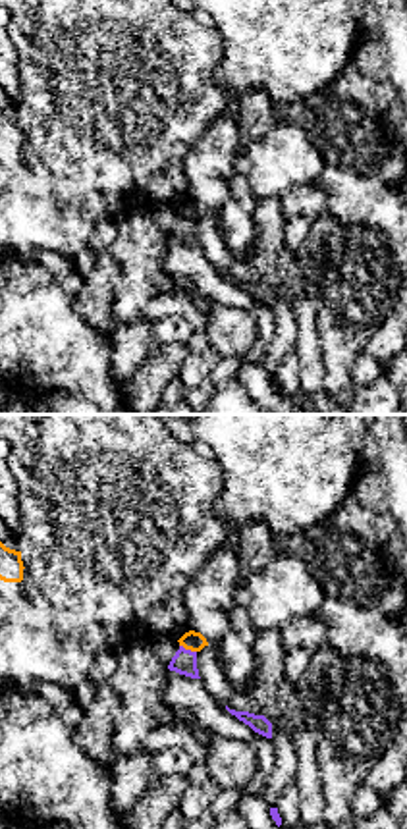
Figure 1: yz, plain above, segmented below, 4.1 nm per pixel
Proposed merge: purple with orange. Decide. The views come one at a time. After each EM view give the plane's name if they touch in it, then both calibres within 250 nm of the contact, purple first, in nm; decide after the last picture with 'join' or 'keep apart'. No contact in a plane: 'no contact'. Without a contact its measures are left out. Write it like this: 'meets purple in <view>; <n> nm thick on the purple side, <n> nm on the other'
meets purple in yz; 100 nm thick on the purple side, 80 nm on the other

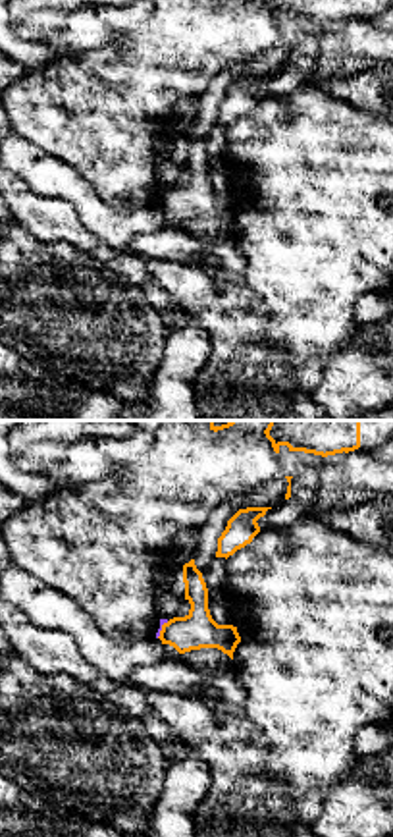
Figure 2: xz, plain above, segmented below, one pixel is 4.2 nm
meets purple in xz; 20 nm thick on the purple side, 150 nm on the other

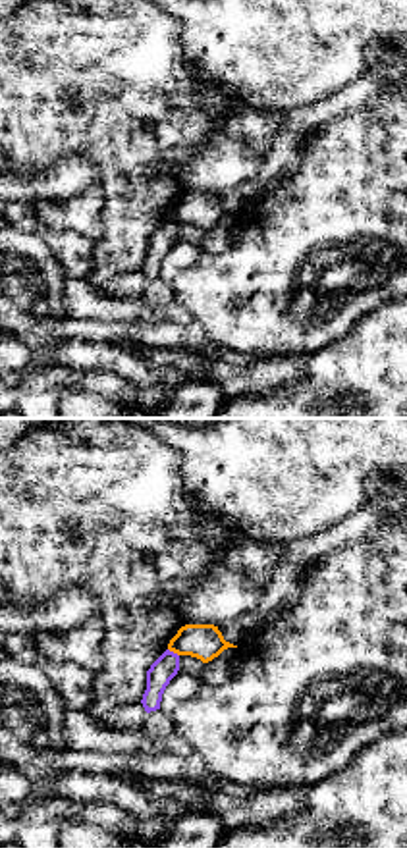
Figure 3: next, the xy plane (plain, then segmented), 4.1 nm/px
meets purple in xy; 100 nm thick on the purple side, 150 nm on the other

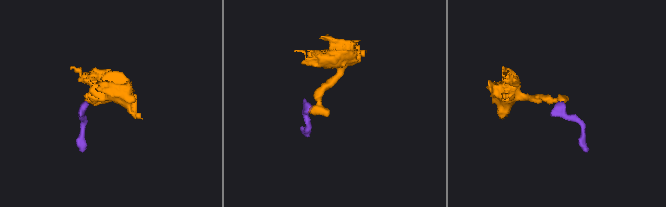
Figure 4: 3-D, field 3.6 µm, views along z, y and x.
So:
keep apart

